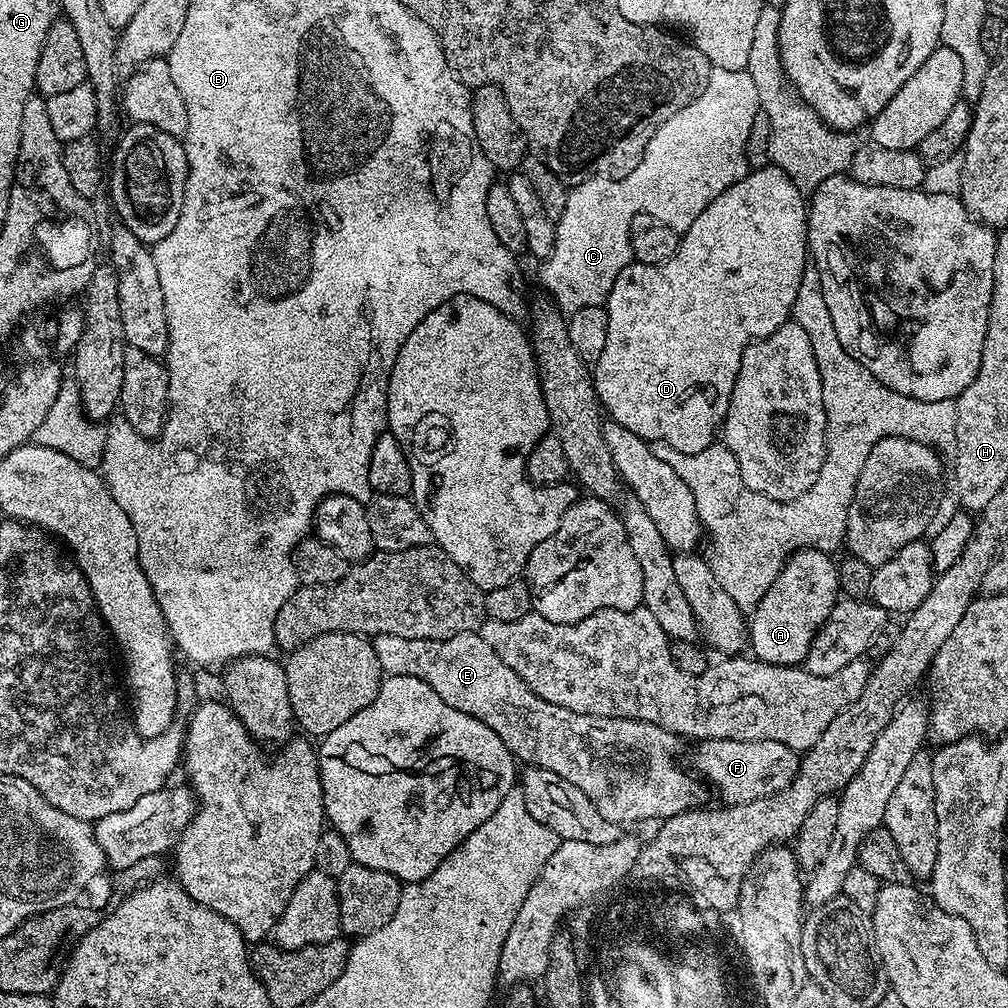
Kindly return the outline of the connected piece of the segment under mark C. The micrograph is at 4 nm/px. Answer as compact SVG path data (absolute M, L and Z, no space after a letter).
M713 68L710 82L706 82L706 90L690 102L690 106L682 106L678 114L673 114L654 130L654 138L648 143L646 167L635 168L629 176L609 178L592 176L581 184L568 188L566 210L562 210L562 218L556 221L556 241L550 255L543 257L540 268L540 280L544 283L543 291L547 293L553 304L565 314L571 314L582 307L607 305L608 295L622 270L633 263L630 246L630 222L634 214L645 212L660 216L676 232L687 232L688 227L734 182L748 175L748 159L746 158L746 138L750 134L750 125L754 122L754 114L760 111L758 90L747 70L722 70Z

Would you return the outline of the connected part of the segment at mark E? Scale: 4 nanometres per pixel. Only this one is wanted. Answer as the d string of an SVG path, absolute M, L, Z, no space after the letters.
M476 632L458 634L445 640L398 638L394 634L382 634L371 637L371 642L385 674L426 681L434 694L446 702L446 706L454 706L454 710L462 710L462 714L470 714L470 718L478 718L478 722L490 726L517 761L553 770L554 774L577 786L608 822L621 826L648 819L660 822L707 803L707 785L688 775L678 762L682 740L676 733L669 732L660 724L634 718L578 714L574 710L566 710L566 706L554 706L554 702L538 698L534 690L530 690L530 686L526 686L526 682L522 682L522 678L518 678L506 662L502 662L502 658L498 658L498 654L494 654L494 650L490 650L487 642Z

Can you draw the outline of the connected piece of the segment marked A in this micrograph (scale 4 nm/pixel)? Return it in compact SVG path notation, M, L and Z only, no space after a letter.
M798 548L788 557L778 578L774 578L774 586L766 590L762 602L750 613L748 638L755 659L767 664L803 665L812 639L824 627L841 595L838 564L832 559L817 548Z

